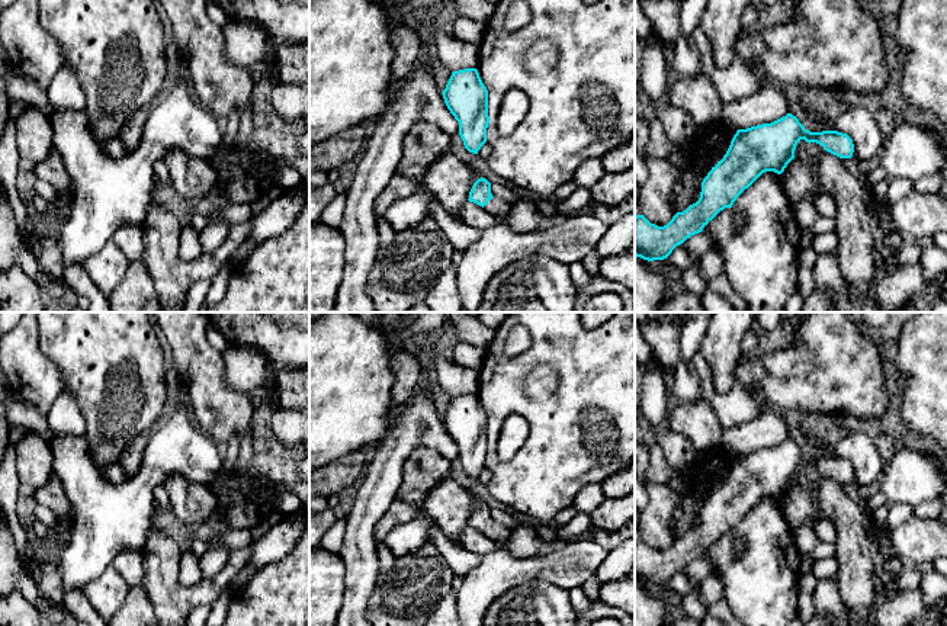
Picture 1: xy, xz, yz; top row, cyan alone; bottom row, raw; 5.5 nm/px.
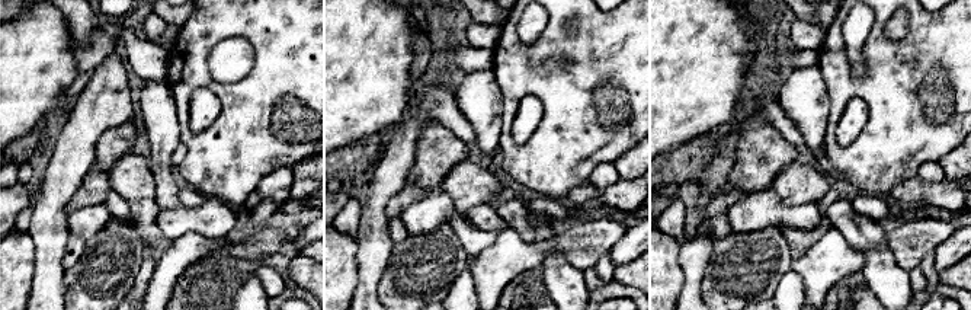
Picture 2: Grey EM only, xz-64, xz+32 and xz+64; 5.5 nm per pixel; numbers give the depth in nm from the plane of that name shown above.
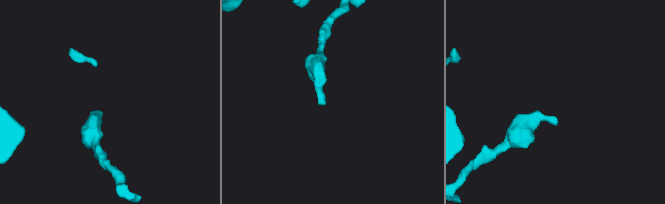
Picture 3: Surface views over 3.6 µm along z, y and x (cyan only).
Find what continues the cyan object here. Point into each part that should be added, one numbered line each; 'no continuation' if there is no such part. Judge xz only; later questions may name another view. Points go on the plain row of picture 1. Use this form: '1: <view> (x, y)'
1: xz (500, 533)

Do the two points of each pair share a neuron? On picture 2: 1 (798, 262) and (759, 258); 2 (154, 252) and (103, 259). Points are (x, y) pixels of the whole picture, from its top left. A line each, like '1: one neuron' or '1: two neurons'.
1: two neurons
2: two neurons

